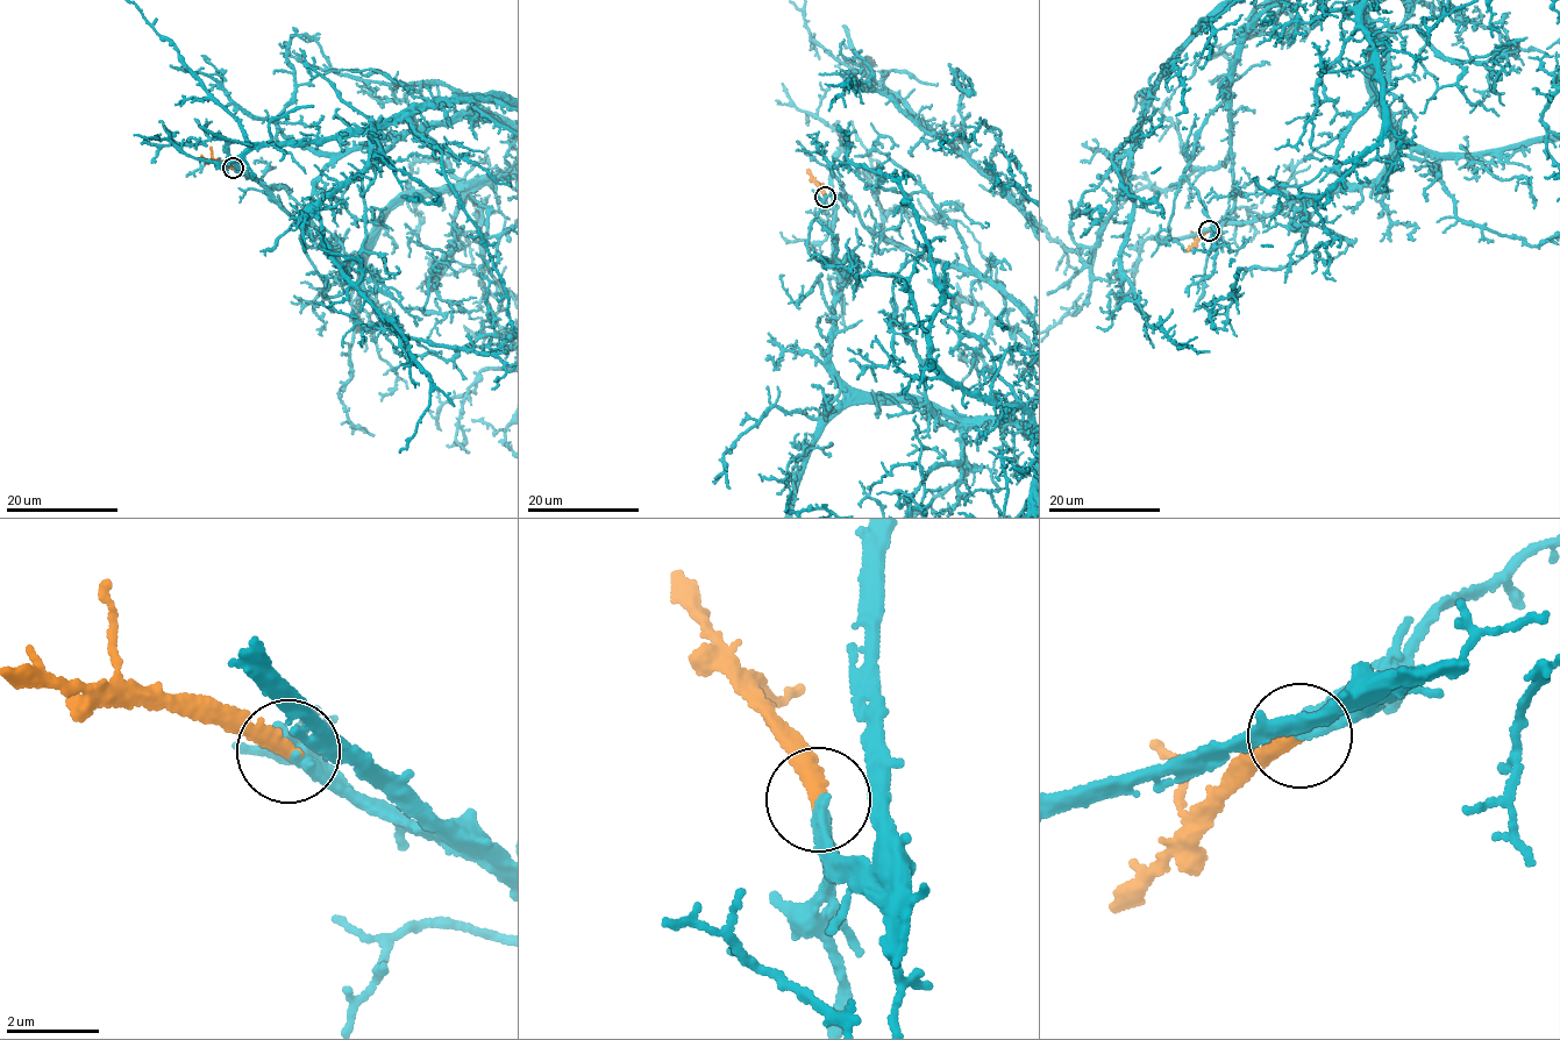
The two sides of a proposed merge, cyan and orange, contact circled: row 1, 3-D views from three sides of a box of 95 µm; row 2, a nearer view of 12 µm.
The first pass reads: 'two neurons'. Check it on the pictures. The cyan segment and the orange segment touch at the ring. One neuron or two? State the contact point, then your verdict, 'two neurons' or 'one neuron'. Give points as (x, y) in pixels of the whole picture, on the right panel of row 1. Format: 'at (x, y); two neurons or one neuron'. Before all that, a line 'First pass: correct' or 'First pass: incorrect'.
First pass: incorrect
at (1209, 230); one neuron

